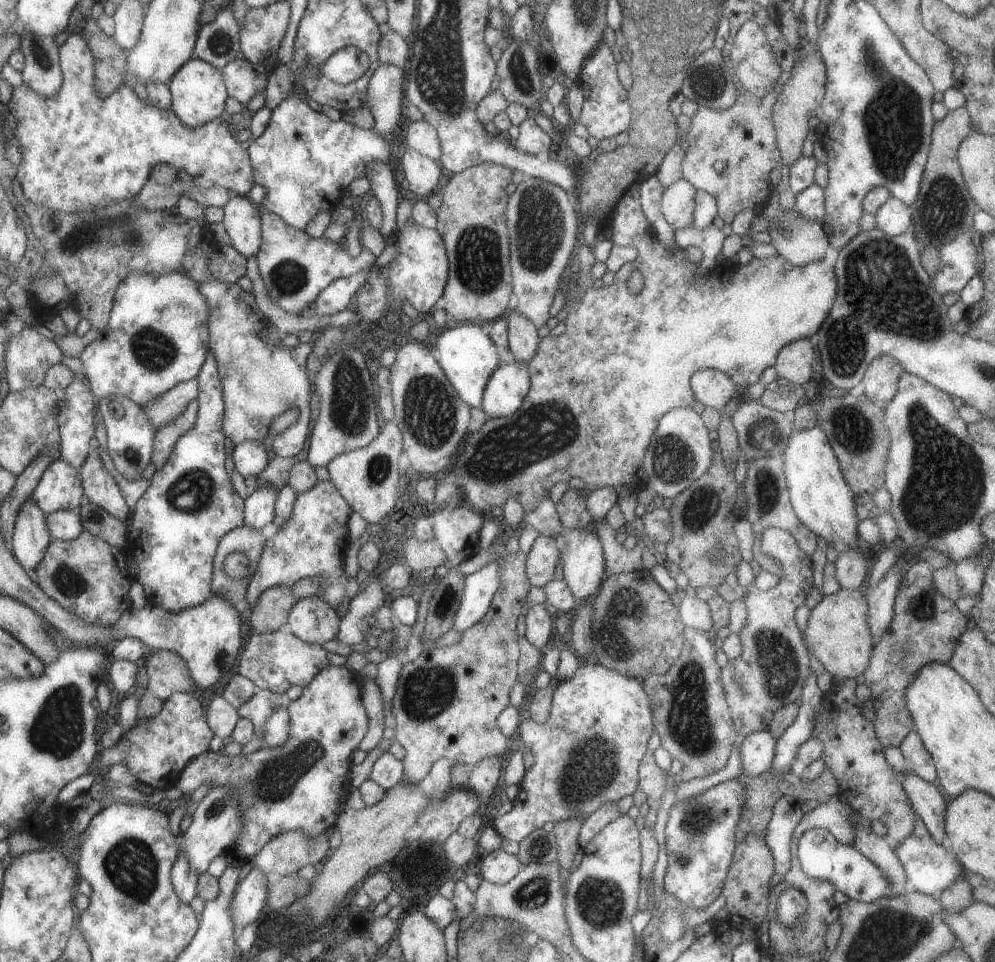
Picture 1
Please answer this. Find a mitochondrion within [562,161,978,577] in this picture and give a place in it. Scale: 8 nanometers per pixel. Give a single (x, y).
(874, 270)

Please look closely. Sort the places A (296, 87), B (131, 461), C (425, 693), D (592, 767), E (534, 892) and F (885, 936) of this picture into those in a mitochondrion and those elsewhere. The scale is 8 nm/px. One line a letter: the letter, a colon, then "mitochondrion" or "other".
A: other
B: mitochondrion
C: mitochondrion
D: mitochondrion
E: mitochondrion
F: mitochondrion

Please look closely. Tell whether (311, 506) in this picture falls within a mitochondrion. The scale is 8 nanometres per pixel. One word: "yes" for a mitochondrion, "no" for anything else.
no

